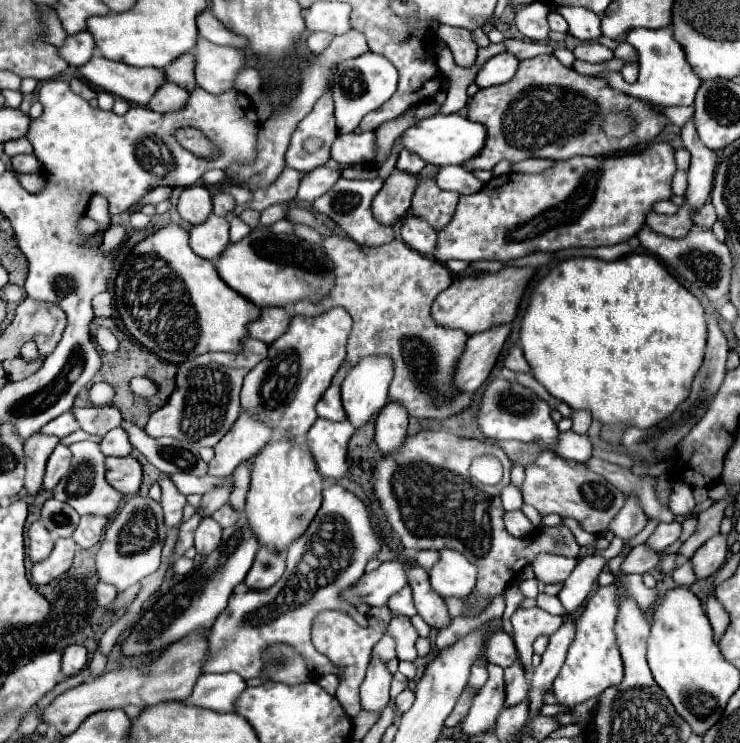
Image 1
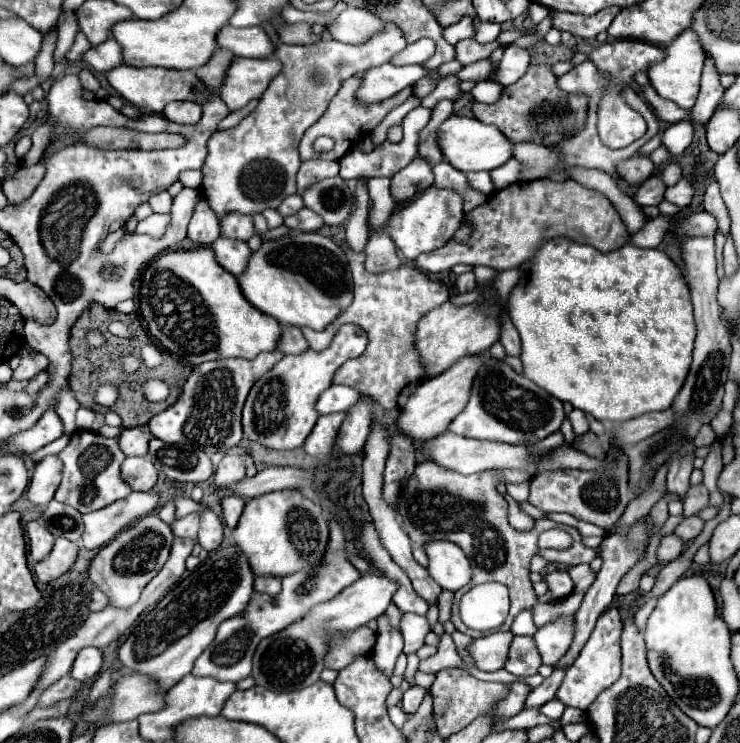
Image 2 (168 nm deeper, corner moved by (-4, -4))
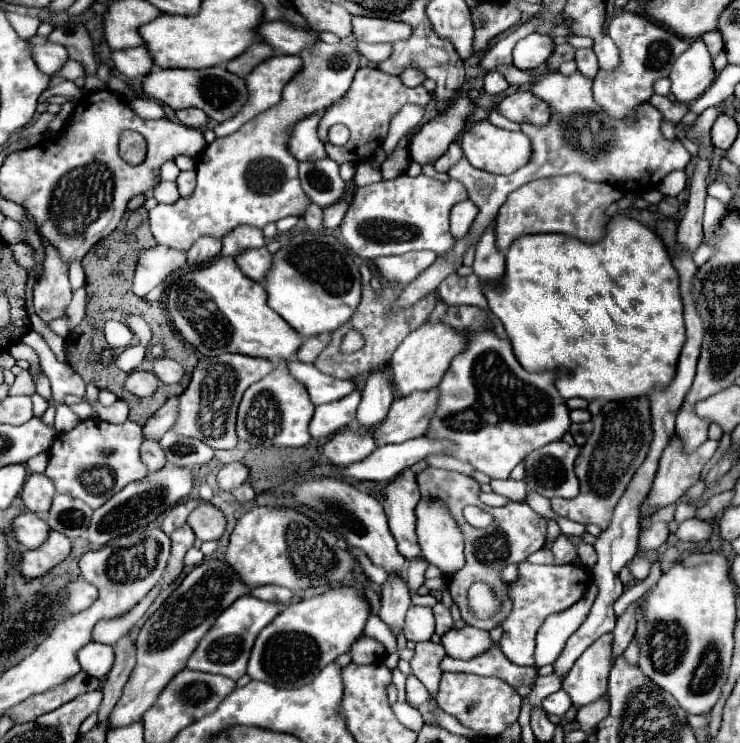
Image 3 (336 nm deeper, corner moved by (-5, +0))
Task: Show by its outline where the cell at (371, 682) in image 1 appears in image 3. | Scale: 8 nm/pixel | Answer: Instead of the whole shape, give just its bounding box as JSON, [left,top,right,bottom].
[379,576,411,634]

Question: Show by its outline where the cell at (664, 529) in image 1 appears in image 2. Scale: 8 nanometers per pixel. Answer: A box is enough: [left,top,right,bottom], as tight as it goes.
[674,516,704,542]

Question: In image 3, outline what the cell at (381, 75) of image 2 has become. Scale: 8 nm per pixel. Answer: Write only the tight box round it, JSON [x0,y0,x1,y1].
[401,68,427,86]

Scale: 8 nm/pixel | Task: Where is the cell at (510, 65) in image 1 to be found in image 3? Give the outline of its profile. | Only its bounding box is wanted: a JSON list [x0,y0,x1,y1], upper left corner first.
[513,34,555,70]

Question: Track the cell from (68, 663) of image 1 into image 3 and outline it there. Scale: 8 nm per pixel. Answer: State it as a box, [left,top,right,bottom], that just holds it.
[77,642,113,678]

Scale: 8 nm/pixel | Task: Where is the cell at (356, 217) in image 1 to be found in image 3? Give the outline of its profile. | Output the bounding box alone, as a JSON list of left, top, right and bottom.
[299,158,345,208]

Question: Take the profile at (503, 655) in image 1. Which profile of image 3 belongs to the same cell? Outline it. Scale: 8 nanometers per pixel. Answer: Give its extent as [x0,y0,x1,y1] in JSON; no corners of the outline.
[441,626,493,660]

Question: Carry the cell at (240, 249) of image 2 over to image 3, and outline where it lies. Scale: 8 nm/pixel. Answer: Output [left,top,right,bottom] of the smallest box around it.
[235,248,273,282]

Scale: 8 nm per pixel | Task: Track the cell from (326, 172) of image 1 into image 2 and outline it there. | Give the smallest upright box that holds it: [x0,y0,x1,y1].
[298,160,338,192]

